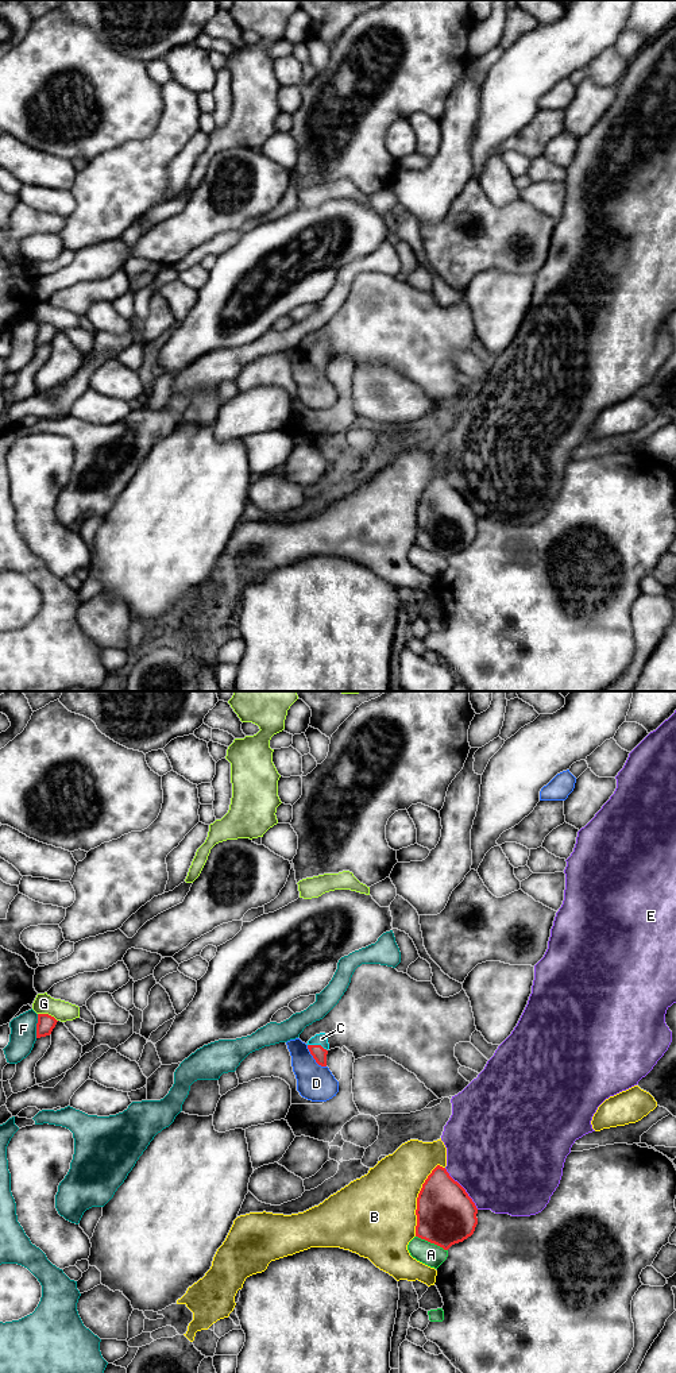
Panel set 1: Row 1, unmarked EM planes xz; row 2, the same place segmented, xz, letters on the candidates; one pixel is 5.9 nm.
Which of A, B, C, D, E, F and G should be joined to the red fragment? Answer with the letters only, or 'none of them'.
C

